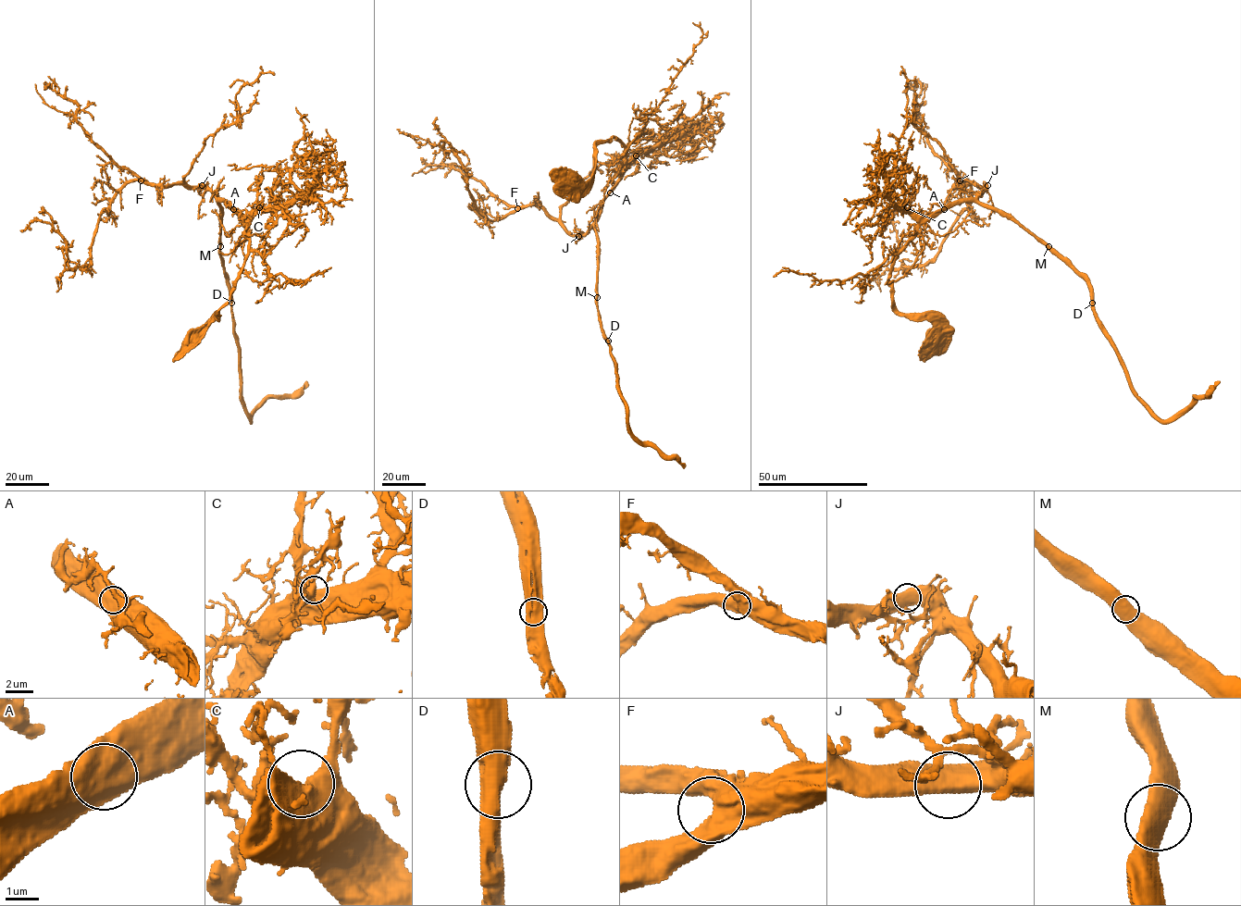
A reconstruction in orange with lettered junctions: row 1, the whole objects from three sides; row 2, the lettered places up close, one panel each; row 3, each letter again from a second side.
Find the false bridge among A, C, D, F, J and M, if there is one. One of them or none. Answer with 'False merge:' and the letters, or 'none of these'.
False merge: none of these

